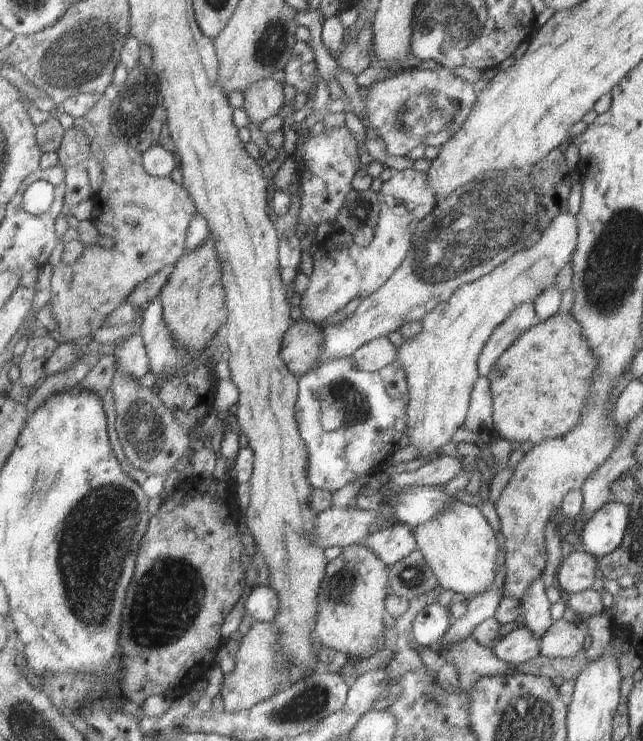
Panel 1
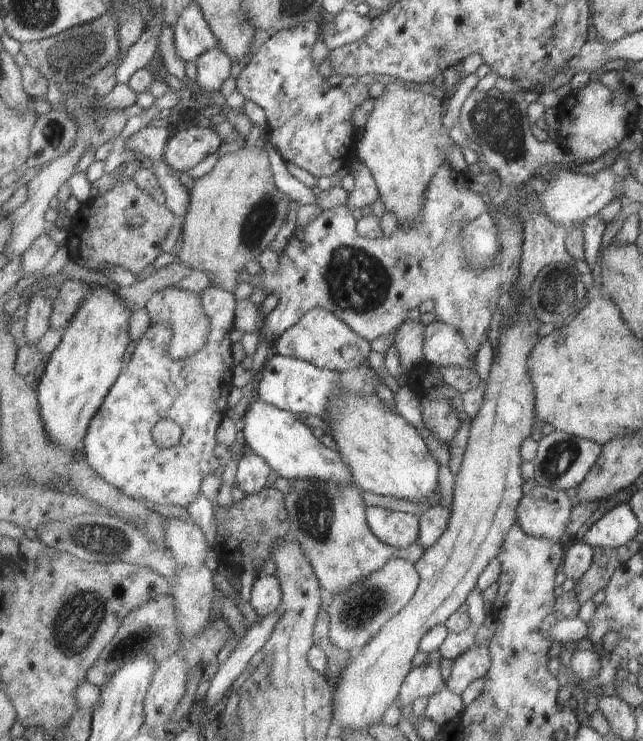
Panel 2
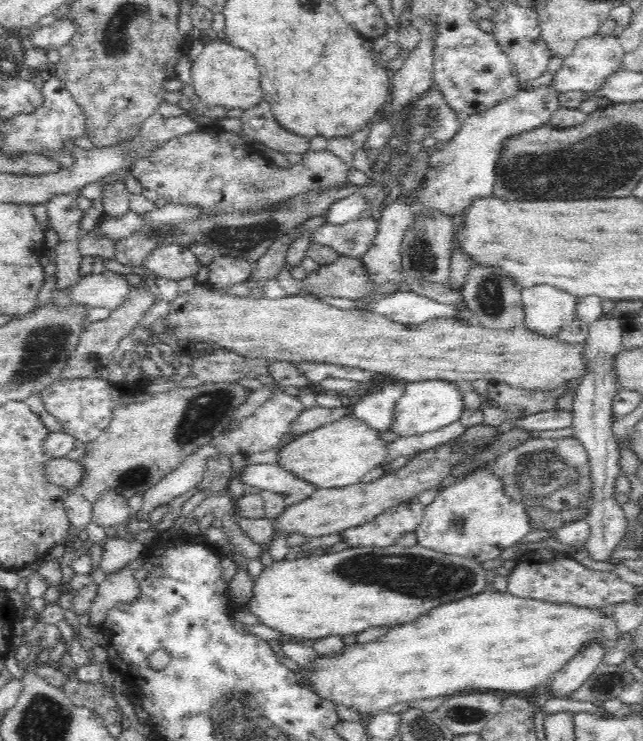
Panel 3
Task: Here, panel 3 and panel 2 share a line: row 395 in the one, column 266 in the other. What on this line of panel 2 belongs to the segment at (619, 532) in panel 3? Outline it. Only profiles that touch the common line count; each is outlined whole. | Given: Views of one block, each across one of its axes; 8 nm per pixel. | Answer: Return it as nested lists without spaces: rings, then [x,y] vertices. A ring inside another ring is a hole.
[[[276,575],[259,576],[251,589],[250,604],[253,610],[261,616],[273,614],[283,604],[283,592],[280,580]]]

